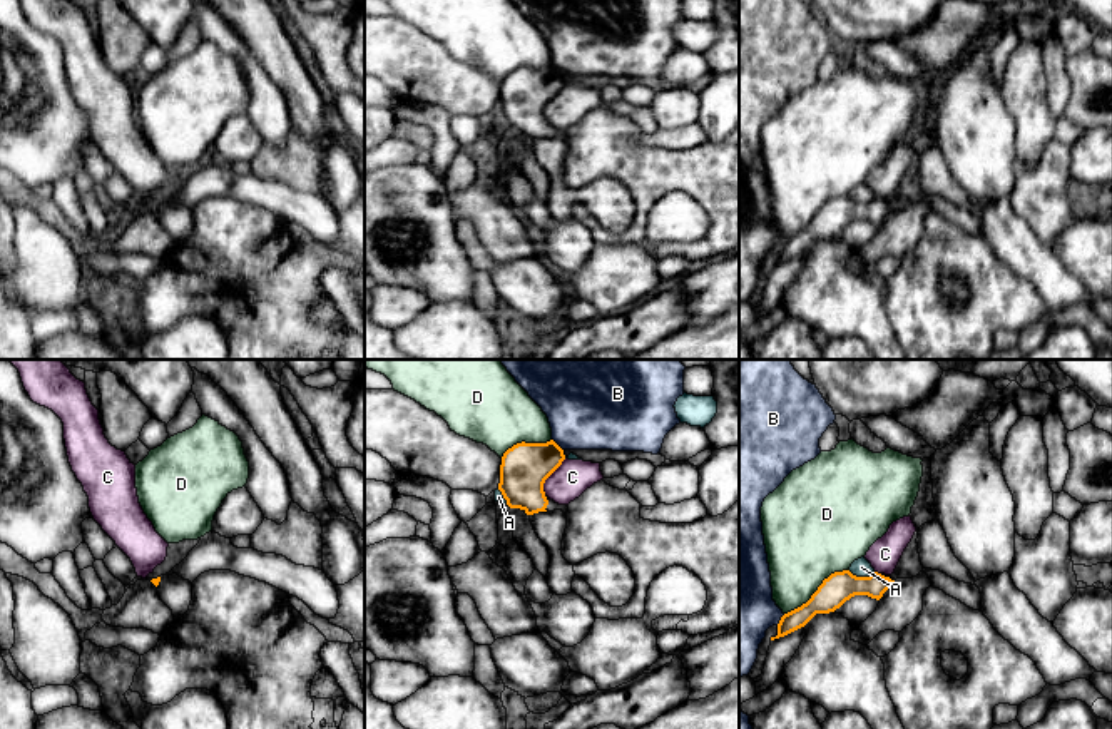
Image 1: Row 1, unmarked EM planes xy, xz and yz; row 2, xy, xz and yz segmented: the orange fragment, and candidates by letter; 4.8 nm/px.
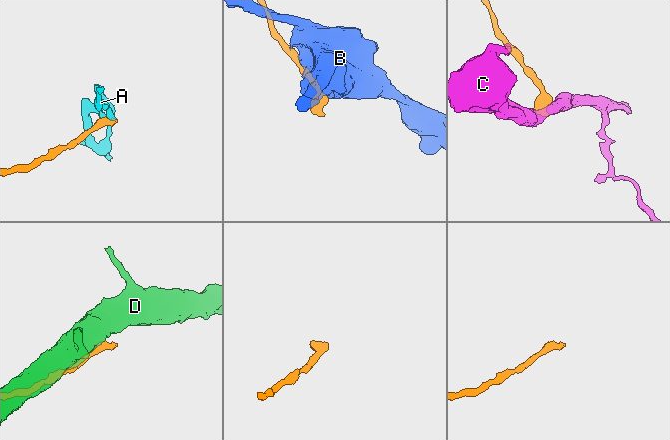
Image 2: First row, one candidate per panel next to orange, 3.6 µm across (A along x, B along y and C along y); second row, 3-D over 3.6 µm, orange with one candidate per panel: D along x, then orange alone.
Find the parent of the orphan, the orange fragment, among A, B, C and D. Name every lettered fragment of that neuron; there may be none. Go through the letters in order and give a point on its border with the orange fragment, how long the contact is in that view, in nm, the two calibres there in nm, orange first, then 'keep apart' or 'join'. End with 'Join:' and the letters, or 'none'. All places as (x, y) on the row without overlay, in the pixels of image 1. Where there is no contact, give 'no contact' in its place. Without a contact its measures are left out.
A: meets orange in yz at (862, 203); contact 130 nm long; 150 nm thick on the orange side, 90 nm on the other; keep apart
B: meets orange in xz at (557, 71); contact 80 nm long; 240 nm thick on the orange side, 360 nm on the other; keep apart
C: meets orange in xz at (549, 101); contact 200 nm long; 240 nm thick on the orange side, 170 nm on the other; keep apart
D: meets orange in yz at (818, 214); contact 380 nm long; 150 nm thick on the orange side, 400 nm on the other; keep apart
Join: none

